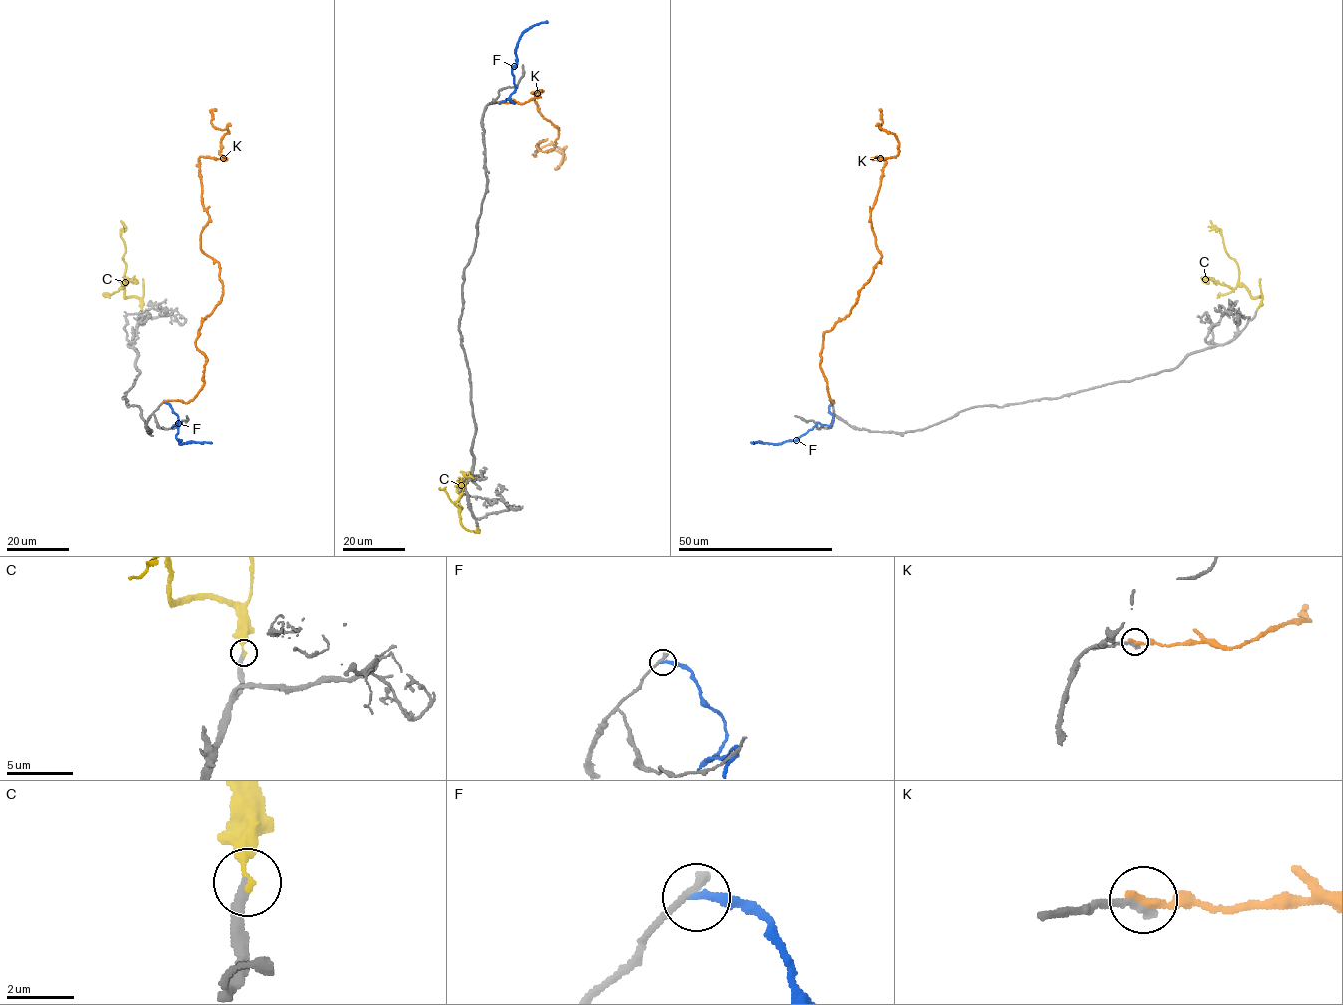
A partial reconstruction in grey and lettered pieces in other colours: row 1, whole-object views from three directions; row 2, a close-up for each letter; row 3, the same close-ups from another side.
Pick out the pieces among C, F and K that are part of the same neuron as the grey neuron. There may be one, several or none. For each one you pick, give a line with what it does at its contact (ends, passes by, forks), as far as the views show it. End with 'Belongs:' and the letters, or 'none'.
Belongs: none

